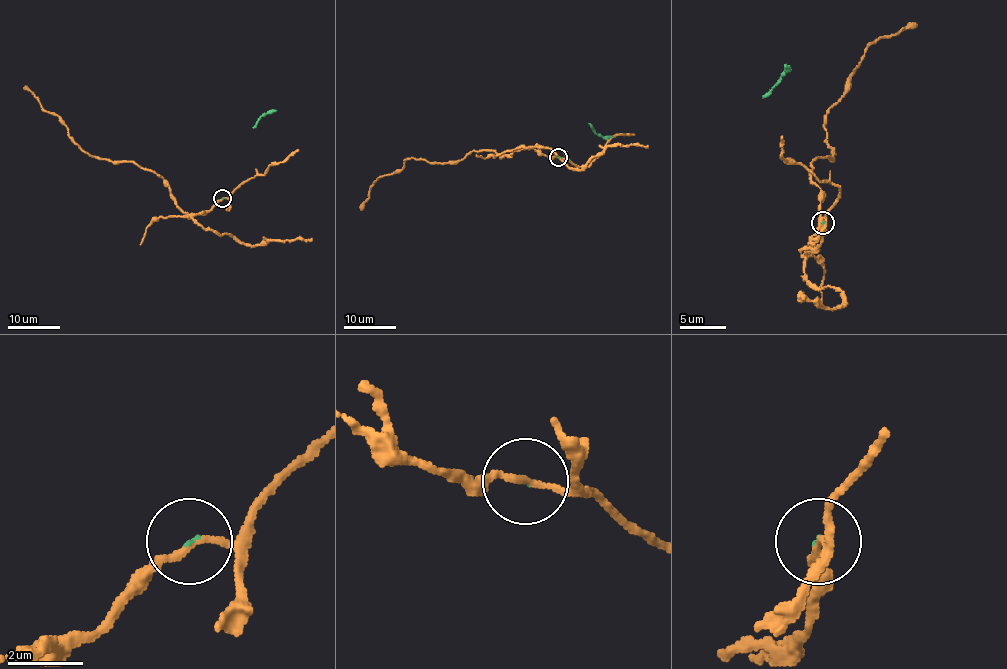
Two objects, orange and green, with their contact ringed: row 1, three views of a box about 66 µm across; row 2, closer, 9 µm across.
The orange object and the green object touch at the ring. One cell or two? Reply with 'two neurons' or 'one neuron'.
two neurons

